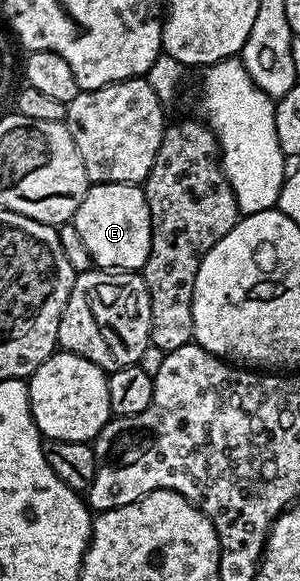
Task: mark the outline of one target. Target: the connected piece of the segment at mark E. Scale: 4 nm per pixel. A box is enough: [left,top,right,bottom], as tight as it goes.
[73,183,150,271]

